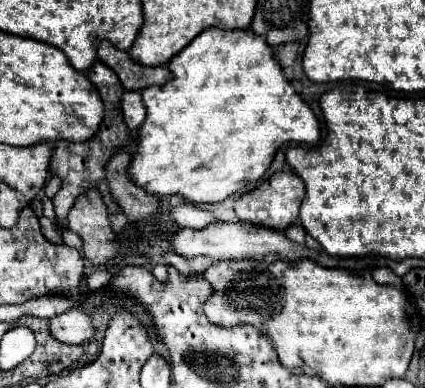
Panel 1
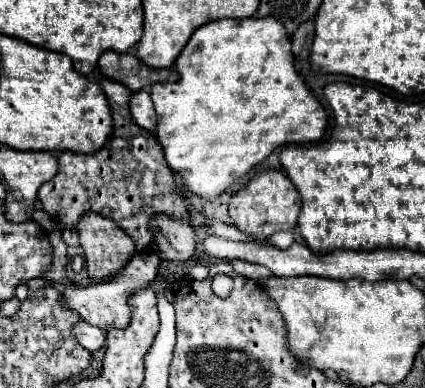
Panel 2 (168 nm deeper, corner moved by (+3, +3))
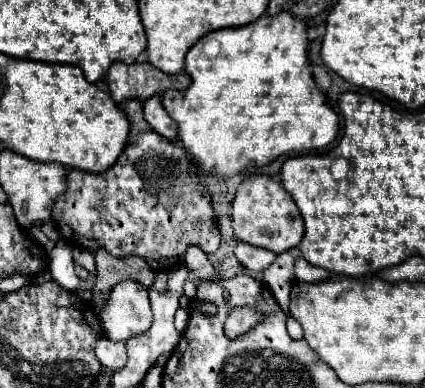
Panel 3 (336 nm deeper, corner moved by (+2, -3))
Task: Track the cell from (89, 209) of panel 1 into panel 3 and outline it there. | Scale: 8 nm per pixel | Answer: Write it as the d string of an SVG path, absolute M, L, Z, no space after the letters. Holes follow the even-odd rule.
M96 249L94 251L96 257L96 279L94 279L94 287L92 287L92 305L94 307L102 307L102 301L108 297L108 291L124 279L136 279L138 283L150 287L154 281L154 273L152 269L144 263L144 259L140 257L124 257L124 259L114 259L112 255L108 255L108 251L104 249Z

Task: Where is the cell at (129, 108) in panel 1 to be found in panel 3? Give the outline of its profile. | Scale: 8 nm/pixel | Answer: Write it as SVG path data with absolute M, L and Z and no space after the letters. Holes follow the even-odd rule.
M152 97L144 101L144 119L148 125L162 137L166 139L176 139L176 123L168 117L168 113L162 107L160 97Z

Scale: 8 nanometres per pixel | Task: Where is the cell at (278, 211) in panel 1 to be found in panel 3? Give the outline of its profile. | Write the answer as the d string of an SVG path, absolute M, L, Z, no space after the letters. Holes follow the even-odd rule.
M248 175L232 201L232 229L238 241L284 253L296 247L304 235L304 221L288 191L268 175Z

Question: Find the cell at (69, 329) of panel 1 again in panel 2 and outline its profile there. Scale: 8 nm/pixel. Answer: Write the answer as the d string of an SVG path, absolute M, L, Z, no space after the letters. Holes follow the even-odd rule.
M79 321L75 325L75 337L77 341L89 349L89 351L99 351L101 347L105 347L105 339L107 339L107 331L101 331L99 327L87 325L85 321Z

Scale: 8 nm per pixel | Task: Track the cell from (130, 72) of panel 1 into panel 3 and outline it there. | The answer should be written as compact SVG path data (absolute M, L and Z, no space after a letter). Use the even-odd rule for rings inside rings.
M114 63L108 69L108 87L110 95L116 103L124 103L128 99L146 101L152 95L162 95L166 89L184 91L190 85L190 77L186 73L166 75L150 63Z

